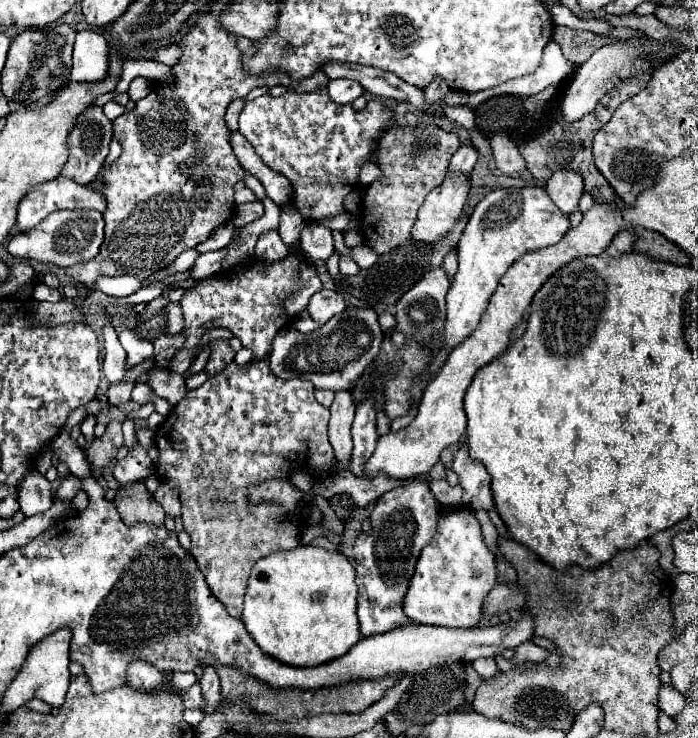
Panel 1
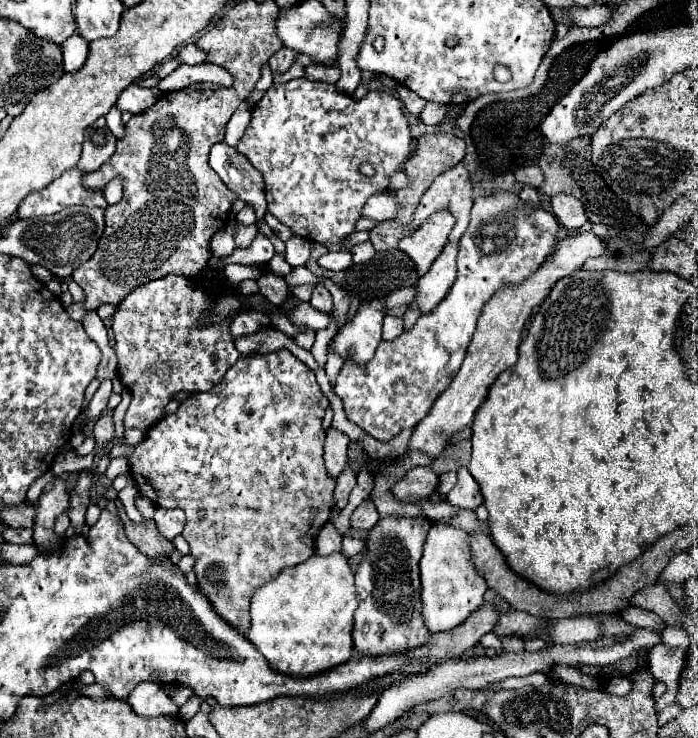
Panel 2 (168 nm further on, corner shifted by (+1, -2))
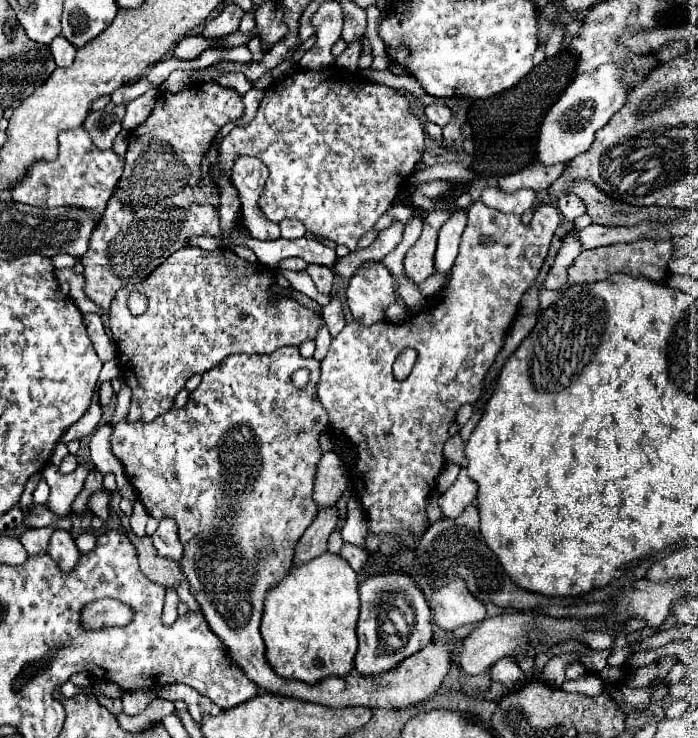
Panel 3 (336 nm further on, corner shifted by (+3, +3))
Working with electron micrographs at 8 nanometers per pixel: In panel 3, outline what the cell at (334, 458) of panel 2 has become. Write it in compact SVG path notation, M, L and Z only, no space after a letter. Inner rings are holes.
M325 452L319 462L313 500L319 508L331 508L347 488L347 470L335 452Z

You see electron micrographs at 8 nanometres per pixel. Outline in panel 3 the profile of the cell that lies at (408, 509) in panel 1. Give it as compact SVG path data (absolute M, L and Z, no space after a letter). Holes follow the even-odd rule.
M395 572L393 576L371 576L361 582L359 594L361 594L361 614L357 624L357 638L359 638L359 652L355 656L357 674L383 674L385 670L393 670L393 666L399 666L399 662L423 650L431 642L433 632L431 632L429 604L423 592L415 586L411 576L401 572Z

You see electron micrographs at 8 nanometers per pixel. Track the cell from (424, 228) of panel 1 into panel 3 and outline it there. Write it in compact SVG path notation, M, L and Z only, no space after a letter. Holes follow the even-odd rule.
M429 212L423 220L423 232L419 240L411 246L405 256L405 276L415 284L421 284L425 278L435 274L435 246L437 234L443 222L449 218L451 212Z

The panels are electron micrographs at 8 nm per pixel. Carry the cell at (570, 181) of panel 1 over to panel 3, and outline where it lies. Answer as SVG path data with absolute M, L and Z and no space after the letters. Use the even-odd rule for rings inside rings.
M565 194L565 196L561 196L561 198L557 200L557 208L561 210L563 218L569 220L569 222L573 222L577 216L585 214L585 204L583 204L583 200L577 198L575 194Z

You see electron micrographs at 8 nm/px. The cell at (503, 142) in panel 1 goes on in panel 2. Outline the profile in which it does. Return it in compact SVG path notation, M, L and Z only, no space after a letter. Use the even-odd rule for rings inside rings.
M525 165L525 167L515 169L515 179L525 183L525 185L539 187L541 181L543 181L543 173L541 173L541 169L537 165Z

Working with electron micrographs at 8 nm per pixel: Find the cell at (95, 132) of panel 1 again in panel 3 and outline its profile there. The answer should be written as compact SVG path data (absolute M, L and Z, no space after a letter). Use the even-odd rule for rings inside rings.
M109 102L103 110L91 112L83 126L87 128L93 142L101 150L109 150L115 136L121 132L121 118L123 116L125 116L125 104L117 106L117 104Z

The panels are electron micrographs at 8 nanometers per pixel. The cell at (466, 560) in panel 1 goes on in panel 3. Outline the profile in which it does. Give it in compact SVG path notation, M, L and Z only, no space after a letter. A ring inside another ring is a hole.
M457 578L455 582L433 590L433 618L441 628L453 630L457 626L481 622L485 618L485 606L469 594L465 582Z

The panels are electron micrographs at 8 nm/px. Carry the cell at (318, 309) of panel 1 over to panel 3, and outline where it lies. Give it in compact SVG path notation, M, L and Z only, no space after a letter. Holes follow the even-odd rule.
M307 266L307 272L309 272L309 276L313 278L313 282L315 282L315 286L317 286L317 290L319 292L323 292L323 294L331 294L331 286L333 286L333 278L335 278L335 274L333 274L333 270L331 268L325 268L325 266Z

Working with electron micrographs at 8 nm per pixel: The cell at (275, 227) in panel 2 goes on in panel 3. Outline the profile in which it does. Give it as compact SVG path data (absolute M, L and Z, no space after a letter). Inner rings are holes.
M283 220L279 226L281 226L281 238L301 238L307 234L307 228L301 220Z

